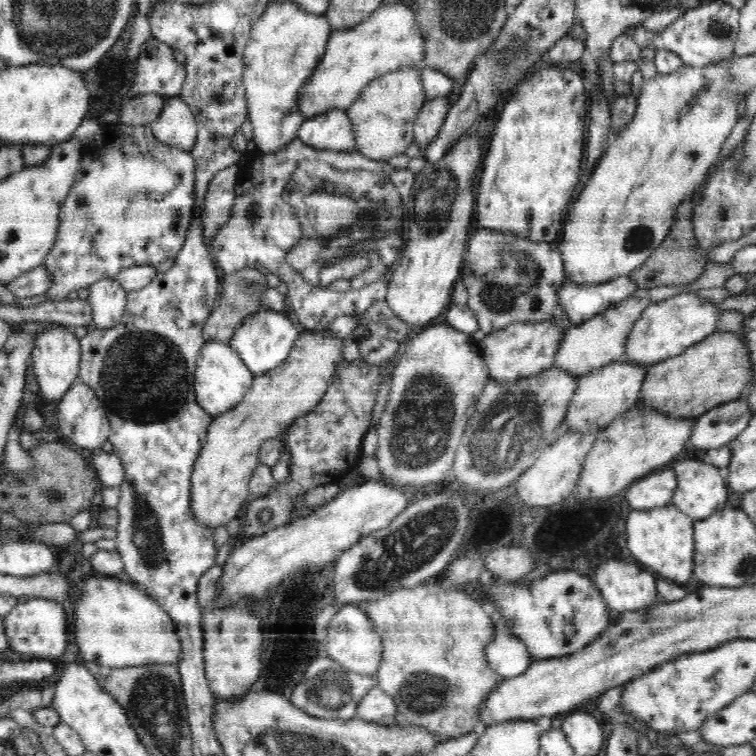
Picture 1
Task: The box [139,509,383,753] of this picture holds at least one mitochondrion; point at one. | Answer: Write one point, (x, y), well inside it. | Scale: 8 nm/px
(329, 687)

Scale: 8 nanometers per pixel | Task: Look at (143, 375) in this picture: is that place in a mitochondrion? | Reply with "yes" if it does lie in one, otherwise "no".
yes

